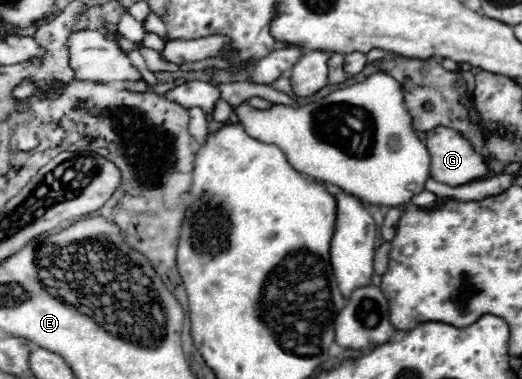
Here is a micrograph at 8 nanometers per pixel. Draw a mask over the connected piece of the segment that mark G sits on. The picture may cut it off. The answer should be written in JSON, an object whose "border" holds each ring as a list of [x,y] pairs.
{"border":[[[434,128],[426,134],[426,148],[432,156],[432,166],[430,166],[430,176],[442,184],[448,186],[462,186],[474,180],[482,180],[484,176],[490,174],[488,160],[486,156],[478,154],[474,146],[470,144],[468,138],[464,138],[458,130],[452,128]]]}

